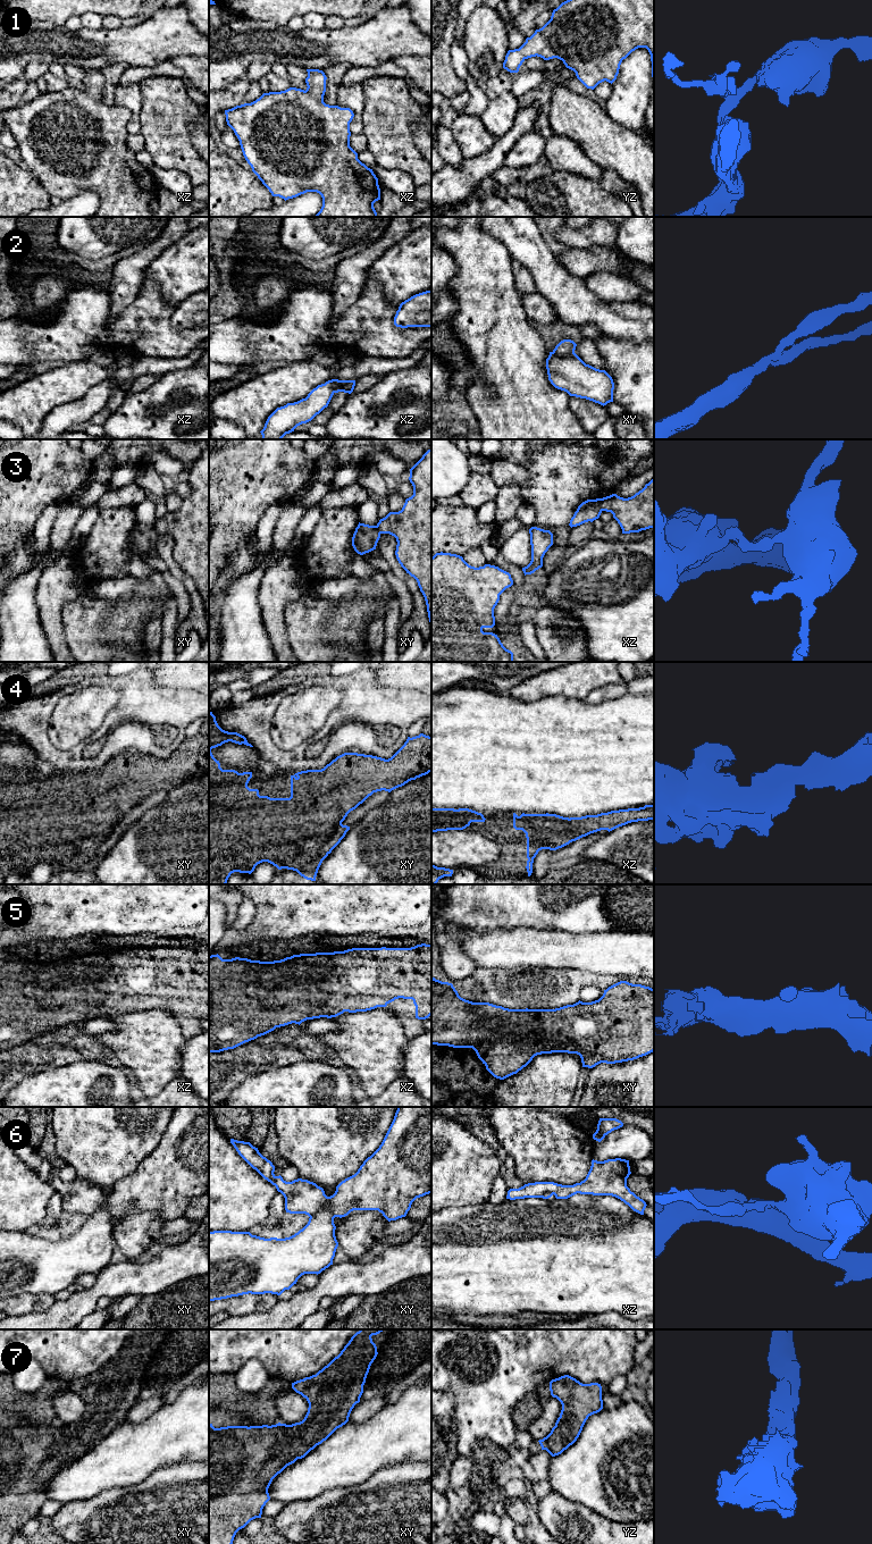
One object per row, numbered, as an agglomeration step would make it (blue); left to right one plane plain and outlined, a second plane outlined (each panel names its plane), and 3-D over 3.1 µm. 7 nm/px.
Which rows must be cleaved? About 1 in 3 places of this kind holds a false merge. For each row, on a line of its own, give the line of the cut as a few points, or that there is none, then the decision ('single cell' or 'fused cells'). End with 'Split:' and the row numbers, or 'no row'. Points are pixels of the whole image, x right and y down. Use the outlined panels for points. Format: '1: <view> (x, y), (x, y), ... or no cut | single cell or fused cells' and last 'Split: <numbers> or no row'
1: no cut | single cell
2: xy (552, 352), (558, 355), (573, 353) | fused cells
3: xz (597, 498), (602, 510) | fused cells
4: no cut | single cell
5: no cut | single cell
6: xy (335, 1216), (327, 1207), (323, 1207), (310, 1217) | fused cells
7: no cut | single cell
Split: 2, 3, 6

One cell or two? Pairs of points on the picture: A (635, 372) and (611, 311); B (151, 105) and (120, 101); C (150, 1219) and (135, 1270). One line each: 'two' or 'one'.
A: two
B: two
C: two

